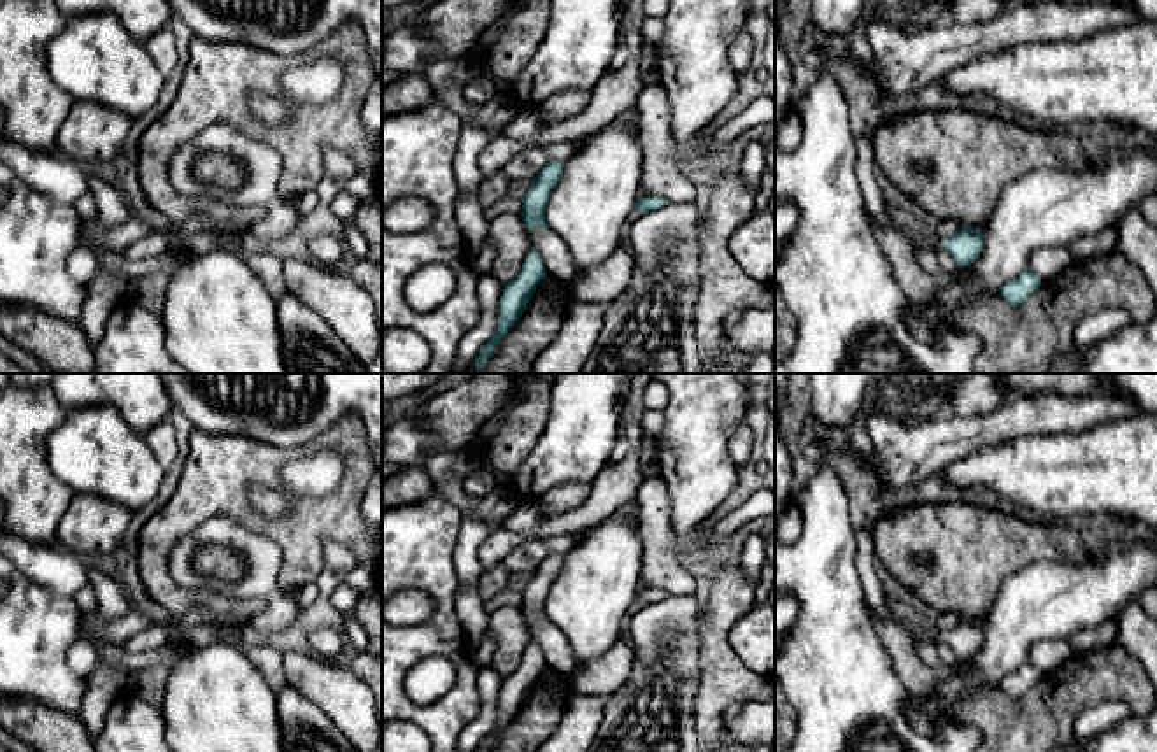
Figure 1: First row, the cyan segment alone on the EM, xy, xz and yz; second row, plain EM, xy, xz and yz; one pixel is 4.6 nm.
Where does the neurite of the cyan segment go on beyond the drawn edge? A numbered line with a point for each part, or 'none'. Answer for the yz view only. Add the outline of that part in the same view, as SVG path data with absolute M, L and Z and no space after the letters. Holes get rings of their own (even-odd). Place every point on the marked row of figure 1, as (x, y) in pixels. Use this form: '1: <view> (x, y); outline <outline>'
1: yz (875, 204); outline M857 138L857 182L861 186L861 193L864 196L864 205L868 216L877 226L891 228L903 233L913 251L933 251L938 252L945 247L945 238L933 235L924 235L917 230L898 224L892 219L891 209L885 203L882 189L877 184L875 177L875 151L873 142L868 138Z

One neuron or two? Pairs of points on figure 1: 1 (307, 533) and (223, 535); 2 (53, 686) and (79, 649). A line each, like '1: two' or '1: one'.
1: two
2: two

